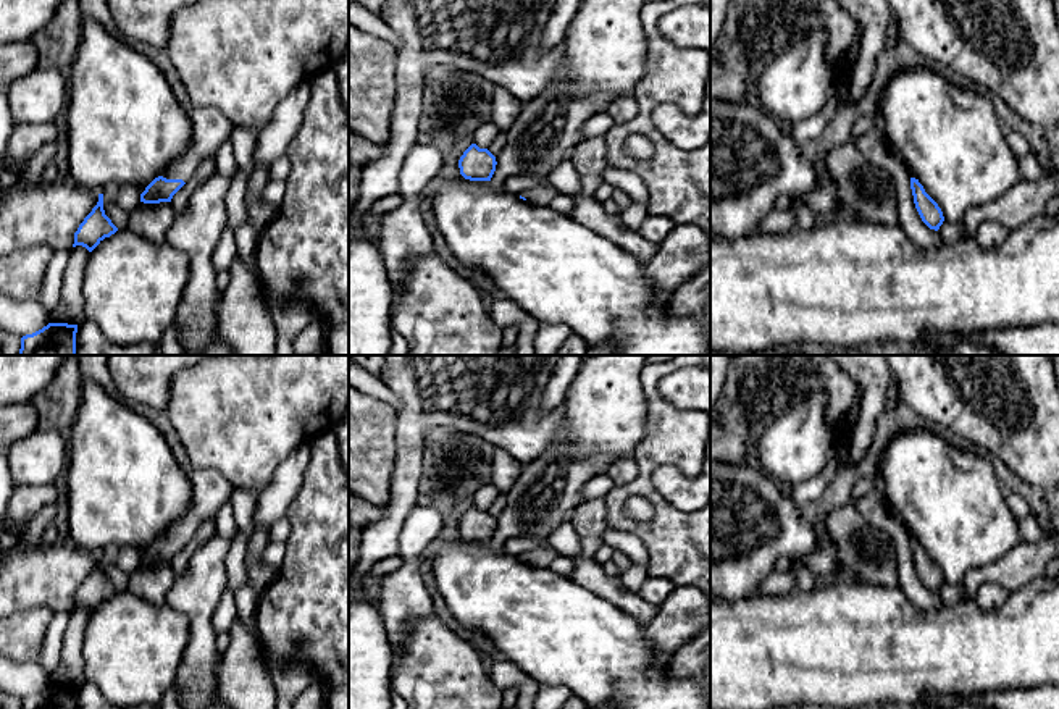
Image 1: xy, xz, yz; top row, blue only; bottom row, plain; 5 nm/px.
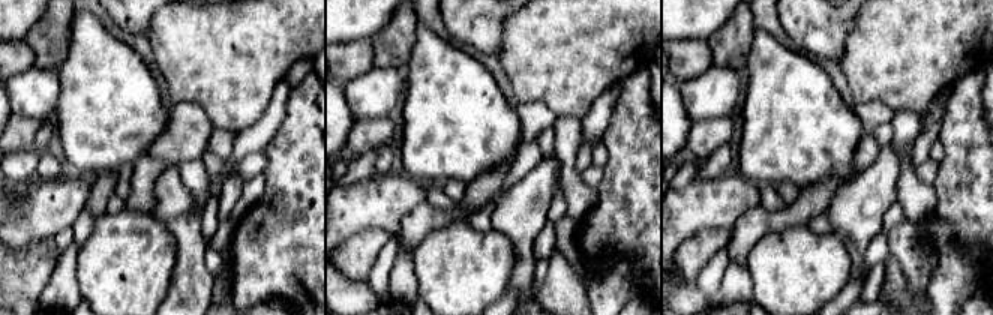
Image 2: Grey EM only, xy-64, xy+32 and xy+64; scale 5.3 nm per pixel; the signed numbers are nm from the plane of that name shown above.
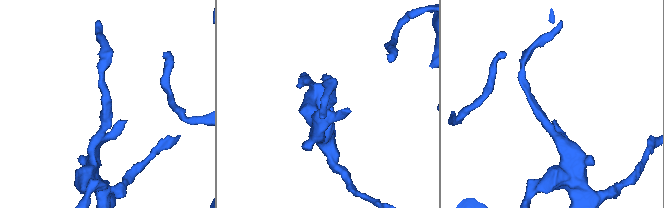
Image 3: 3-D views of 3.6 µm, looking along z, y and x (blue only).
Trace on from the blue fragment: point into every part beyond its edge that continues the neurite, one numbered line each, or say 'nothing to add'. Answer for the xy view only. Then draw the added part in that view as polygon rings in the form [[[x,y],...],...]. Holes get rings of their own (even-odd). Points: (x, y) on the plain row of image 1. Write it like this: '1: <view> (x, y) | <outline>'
1: xy (210, 488) | [[[192,468],[189,480],[192,483],[190,506],[187,512],[161,535],[166,541],[182,541],[187,544],[197,538],[200,523],[215,518],[234,491],[231,481],[216,468]]]

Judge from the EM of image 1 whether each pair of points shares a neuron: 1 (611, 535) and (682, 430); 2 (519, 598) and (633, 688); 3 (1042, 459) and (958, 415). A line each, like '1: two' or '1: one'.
1: two
2: one
3: one

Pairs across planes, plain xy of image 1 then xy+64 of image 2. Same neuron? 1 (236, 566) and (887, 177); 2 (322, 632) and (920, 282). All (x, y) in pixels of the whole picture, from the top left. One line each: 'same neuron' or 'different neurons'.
1: different neurons
2: different neurons

